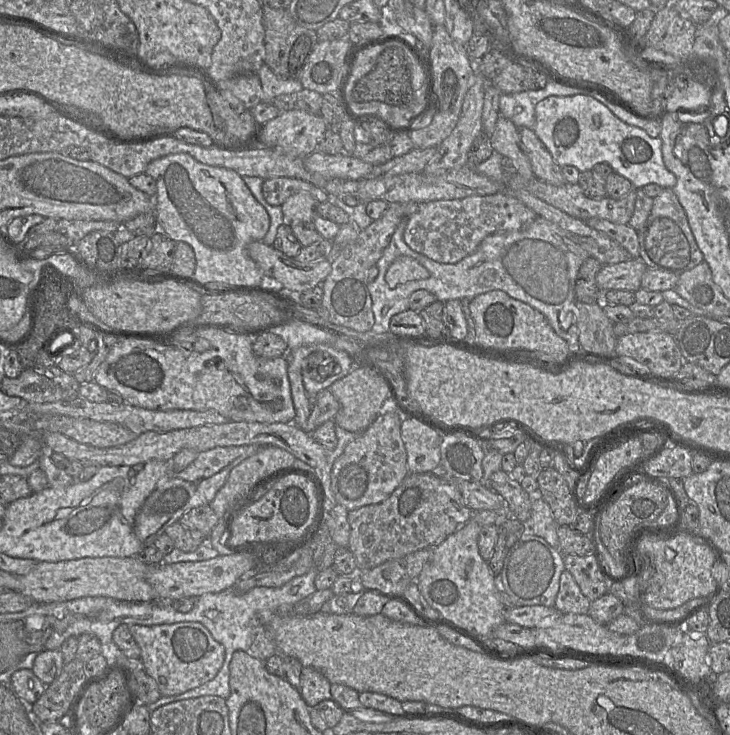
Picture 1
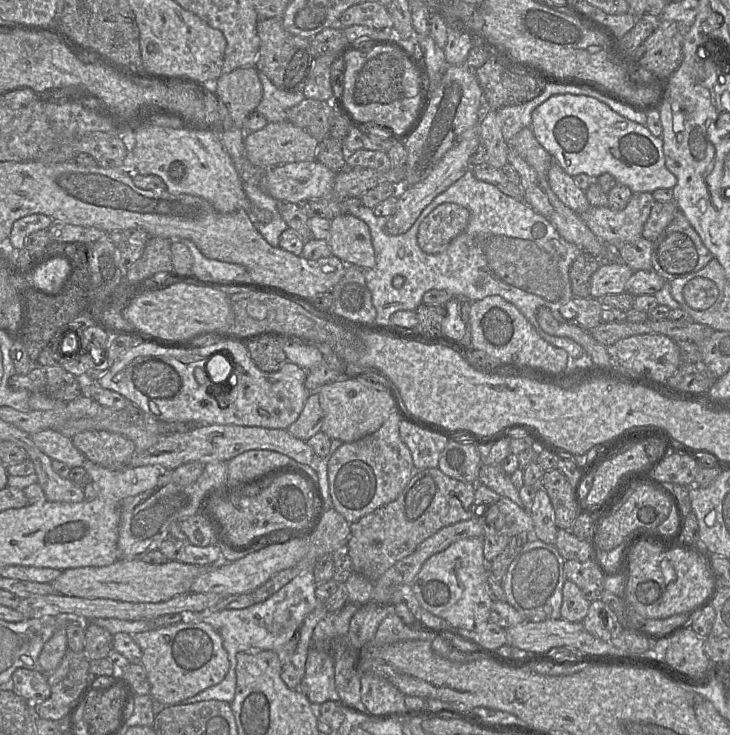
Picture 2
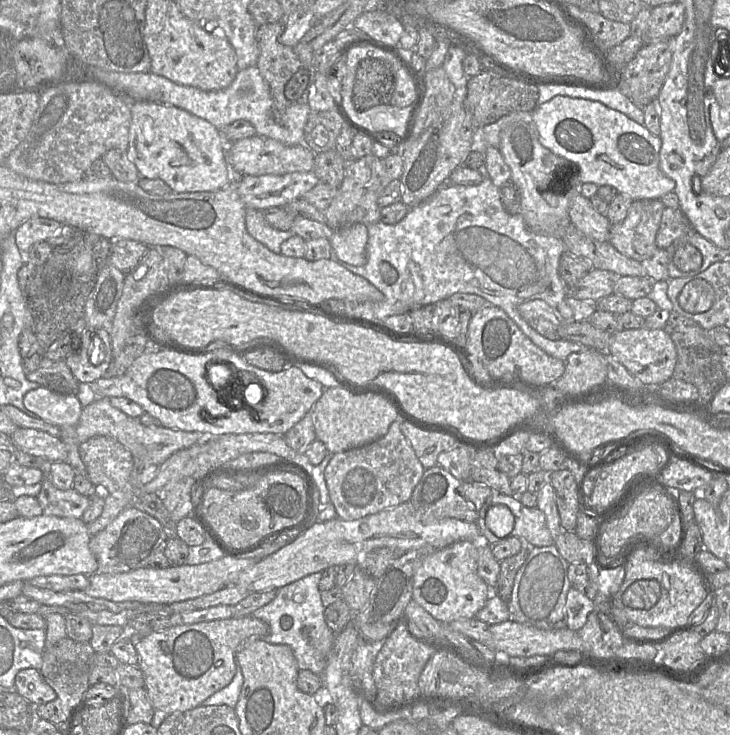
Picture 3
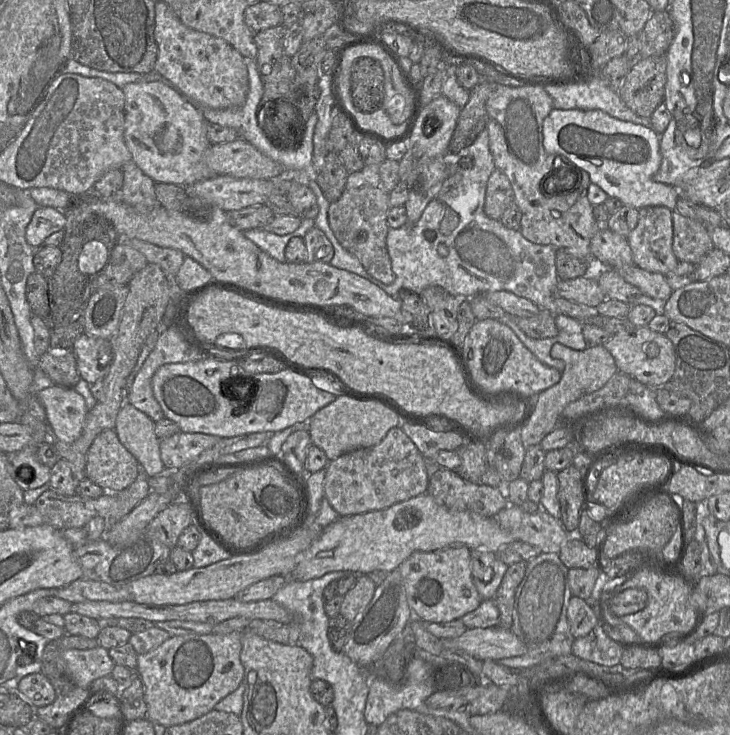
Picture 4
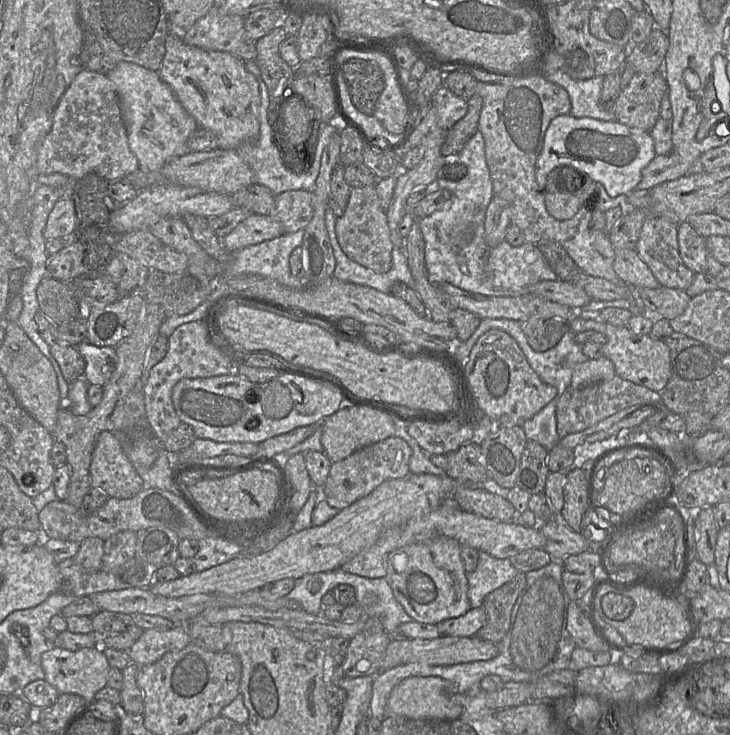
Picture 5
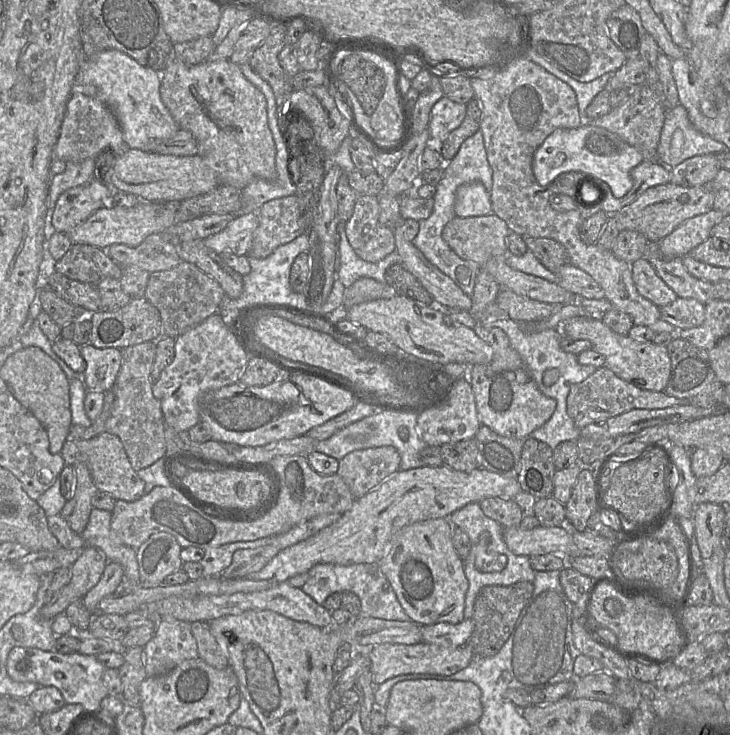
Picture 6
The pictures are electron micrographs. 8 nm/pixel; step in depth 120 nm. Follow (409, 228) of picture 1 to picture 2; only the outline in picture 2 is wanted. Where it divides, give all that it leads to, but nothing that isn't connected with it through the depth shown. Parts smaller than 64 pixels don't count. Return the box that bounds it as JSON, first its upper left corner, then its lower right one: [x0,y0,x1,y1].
[417,203,470,254]

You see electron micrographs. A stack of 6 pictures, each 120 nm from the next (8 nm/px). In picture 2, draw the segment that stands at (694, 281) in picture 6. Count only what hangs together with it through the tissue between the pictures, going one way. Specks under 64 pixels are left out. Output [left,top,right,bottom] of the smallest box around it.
[580,193,656,245]

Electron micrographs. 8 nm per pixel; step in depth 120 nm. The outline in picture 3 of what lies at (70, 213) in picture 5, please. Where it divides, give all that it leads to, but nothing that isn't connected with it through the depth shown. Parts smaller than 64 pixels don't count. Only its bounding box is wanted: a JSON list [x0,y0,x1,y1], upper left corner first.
[15,218,62,253]

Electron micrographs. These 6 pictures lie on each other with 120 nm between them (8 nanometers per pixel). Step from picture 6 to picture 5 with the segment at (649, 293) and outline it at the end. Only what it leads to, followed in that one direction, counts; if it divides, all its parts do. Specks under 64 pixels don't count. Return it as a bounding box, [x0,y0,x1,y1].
[613,249,662,289]

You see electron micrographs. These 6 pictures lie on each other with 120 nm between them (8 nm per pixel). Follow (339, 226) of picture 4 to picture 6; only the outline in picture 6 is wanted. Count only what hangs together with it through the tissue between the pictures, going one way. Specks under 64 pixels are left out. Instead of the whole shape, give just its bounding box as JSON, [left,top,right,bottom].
[344,195,396,263]

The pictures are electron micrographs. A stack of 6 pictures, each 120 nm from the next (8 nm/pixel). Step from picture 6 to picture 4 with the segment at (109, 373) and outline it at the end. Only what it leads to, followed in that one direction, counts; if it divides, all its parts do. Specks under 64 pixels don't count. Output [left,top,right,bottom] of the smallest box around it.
[73,333,114,384]

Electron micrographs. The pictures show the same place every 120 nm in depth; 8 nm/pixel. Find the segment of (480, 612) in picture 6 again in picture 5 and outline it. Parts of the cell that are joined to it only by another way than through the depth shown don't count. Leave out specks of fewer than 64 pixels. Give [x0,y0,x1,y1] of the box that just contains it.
[476,573,526,644]

